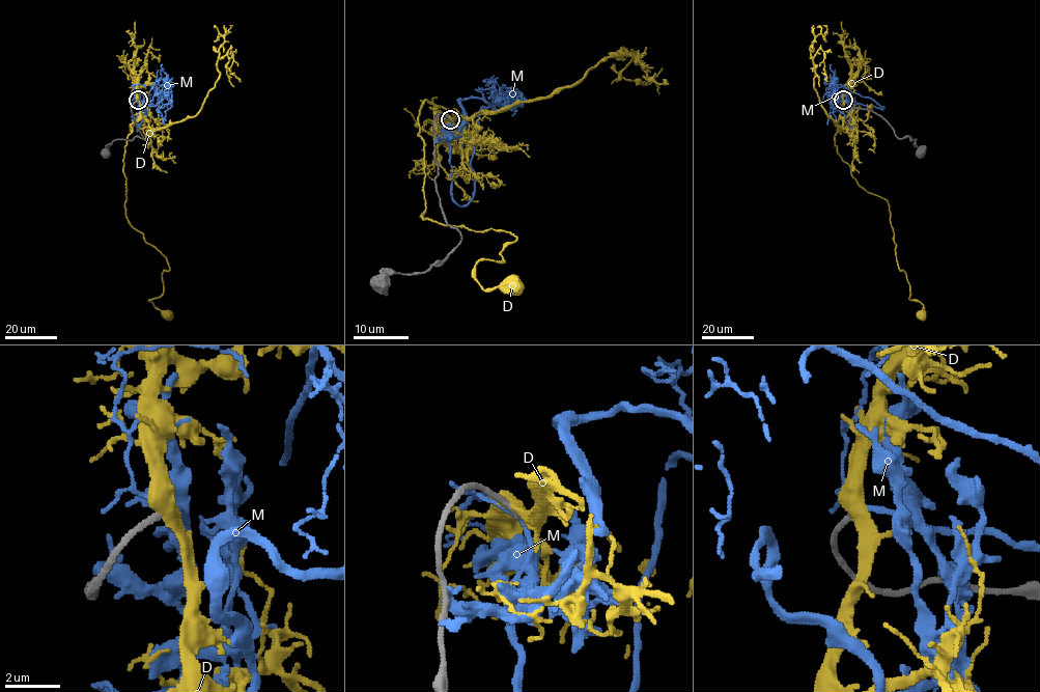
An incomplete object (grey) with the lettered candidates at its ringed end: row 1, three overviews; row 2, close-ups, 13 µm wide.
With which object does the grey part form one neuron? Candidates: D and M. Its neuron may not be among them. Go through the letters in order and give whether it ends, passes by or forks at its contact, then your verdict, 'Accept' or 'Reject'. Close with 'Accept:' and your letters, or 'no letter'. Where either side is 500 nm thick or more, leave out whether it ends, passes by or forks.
D: Reject
M: It passes by. Accept
Accept: M

